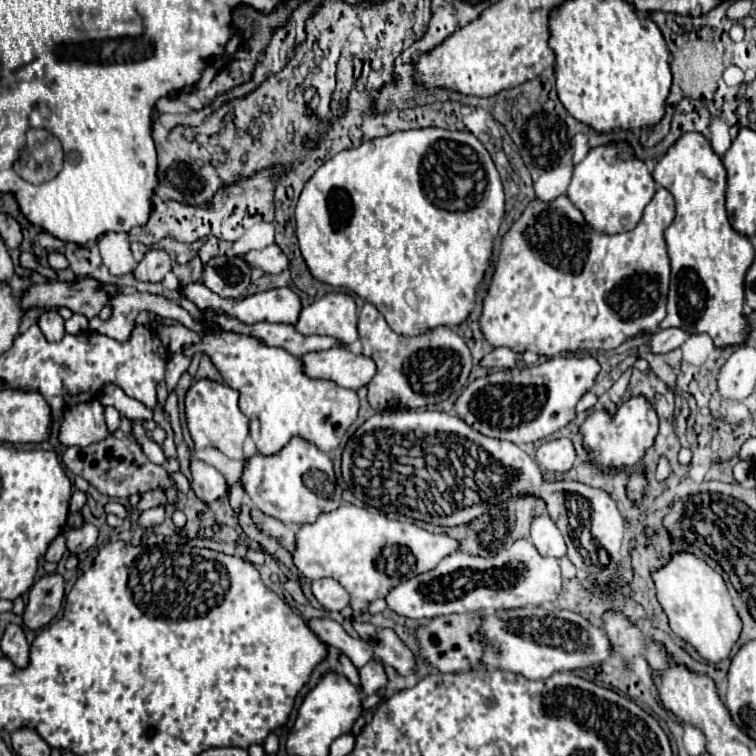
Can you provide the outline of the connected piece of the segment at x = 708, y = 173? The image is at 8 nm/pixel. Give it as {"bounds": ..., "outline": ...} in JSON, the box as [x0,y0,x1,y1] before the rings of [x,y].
{"bounds":[654,133,754,349],"outline":[[[700,133],[682,135],[654,169],[658,187],[668,189],[676,201],[676,219],[666,229],[672,281],[668,295],[668,315],[660,329],[678,327],[682,331],[708,333],[718,349],[742,345],[752,331],[744,315],[742,279],[754,261],[754,247],[748,237],[738,235],[724,209],[726,171],[720,157]]]}

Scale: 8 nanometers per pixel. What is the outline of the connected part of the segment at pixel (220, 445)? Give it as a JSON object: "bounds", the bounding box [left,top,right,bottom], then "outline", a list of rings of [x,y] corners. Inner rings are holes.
{"bounds":[186,379,250,461],"outline":[[[206,379],[194,381],[194,385],[186,393],[186,421],[198,451],[214,447],[230,459],[244,461],[242,445],[250,433],[250,421],[246,419],[246,415],[242,415],[238,407],[238,391]]]}

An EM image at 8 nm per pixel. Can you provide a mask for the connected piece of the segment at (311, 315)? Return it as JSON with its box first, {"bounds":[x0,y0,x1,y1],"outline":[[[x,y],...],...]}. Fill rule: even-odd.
{"bounds":[294,293,358,345],"outline":[[[330,293],[302,309],[294,327],[302,335],[330,335],[340,345],[350,345],[358,339],[356,323],[358,309],[354,299],[346,293]]]}

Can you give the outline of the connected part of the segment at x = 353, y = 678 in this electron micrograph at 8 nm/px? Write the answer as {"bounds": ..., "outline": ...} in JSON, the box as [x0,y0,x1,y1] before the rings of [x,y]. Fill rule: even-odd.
{"bounds":[340,655,362,687],"outline":[[[342,655],[342,657],[340,657],[340,663],[342,663],[342,673],[344,673],[344,677],[346,677],[354,687],[362,687],[362,685],[360,685],[358,669],[352,665],[352,661],[350,661],[346,655]]]}

